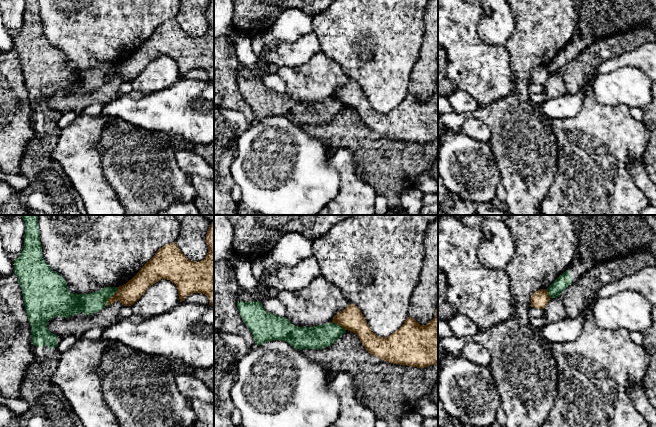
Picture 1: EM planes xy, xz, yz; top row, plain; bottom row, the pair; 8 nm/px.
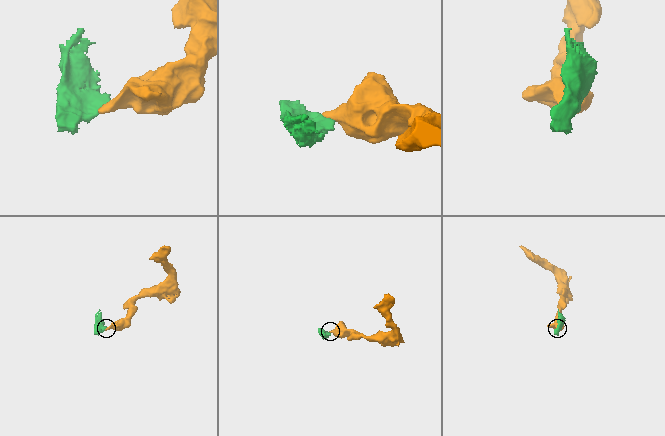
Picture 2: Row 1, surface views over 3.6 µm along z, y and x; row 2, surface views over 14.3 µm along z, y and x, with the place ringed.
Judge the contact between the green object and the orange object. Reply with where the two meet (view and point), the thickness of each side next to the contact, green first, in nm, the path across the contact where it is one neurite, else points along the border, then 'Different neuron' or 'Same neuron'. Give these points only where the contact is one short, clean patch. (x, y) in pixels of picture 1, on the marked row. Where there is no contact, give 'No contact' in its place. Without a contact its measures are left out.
Touches green at xy (111, 296). Thickness 170 nm (green) against 170 nm. Boundary: xy (118, 287), (105, 305). Different neuron

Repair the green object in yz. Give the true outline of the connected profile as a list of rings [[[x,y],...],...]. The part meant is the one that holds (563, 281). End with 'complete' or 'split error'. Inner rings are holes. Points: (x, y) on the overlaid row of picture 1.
[[[569,215],[577,235],[577,245],[572,263],[568,270],[560,275],[548,288],[550,298],[560,294],[576,282],[586,271],[598,262],[625,257],[635,252],[650,253],[656,259],[656,215]]] | split error

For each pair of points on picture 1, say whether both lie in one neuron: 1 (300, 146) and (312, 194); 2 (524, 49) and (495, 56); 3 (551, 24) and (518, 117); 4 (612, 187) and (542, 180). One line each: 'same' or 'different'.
1: same
2: different
3: same
4: different

